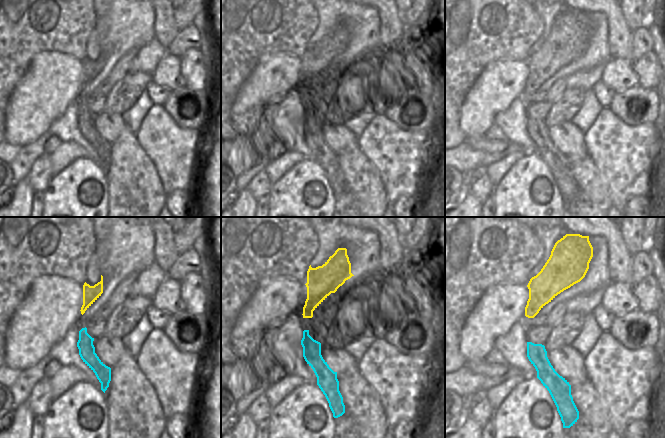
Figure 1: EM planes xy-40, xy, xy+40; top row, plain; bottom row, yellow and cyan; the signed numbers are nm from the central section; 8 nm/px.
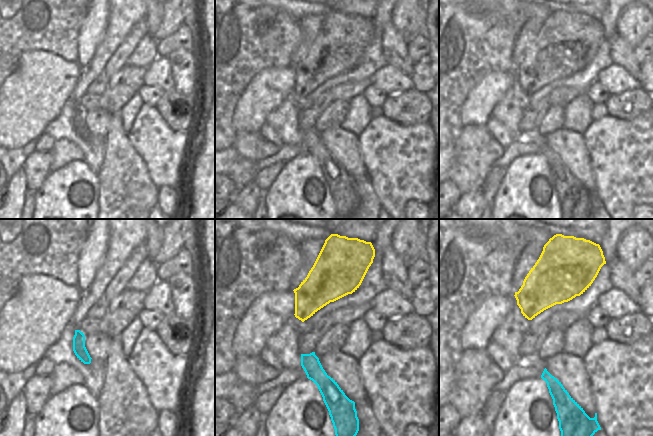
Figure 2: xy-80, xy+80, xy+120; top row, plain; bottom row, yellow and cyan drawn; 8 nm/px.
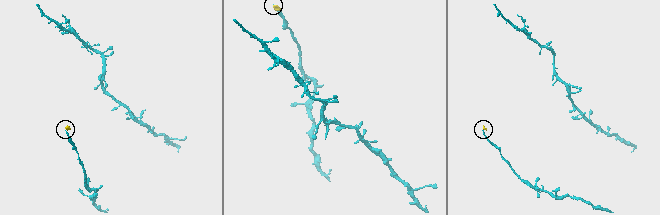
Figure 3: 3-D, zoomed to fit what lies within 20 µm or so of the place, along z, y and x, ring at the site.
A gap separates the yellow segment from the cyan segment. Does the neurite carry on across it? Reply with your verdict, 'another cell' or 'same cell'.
same cell

